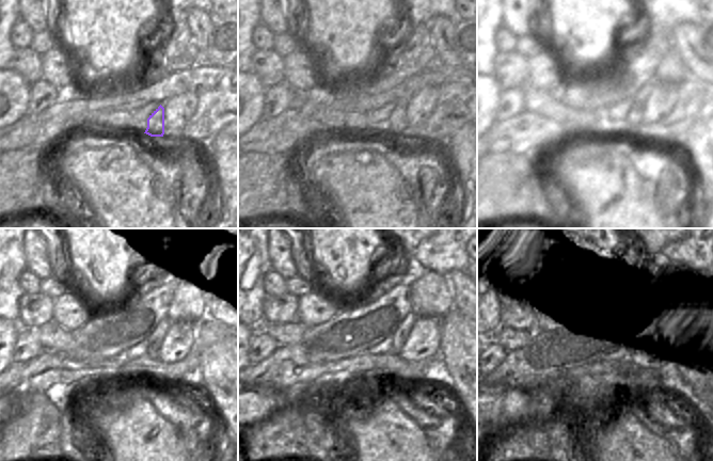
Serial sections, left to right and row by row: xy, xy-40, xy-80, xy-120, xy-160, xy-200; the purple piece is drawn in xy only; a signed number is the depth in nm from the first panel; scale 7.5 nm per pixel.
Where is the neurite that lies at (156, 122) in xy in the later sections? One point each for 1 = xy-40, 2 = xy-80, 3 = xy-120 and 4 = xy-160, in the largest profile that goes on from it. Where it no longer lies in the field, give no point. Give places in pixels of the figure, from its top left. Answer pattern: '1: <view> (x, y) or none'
1: xy-40 (397, 123)
2: xy-80 (635, 115)
3: xy-120 (155, 340)
4: xy-160 (401, 333)

